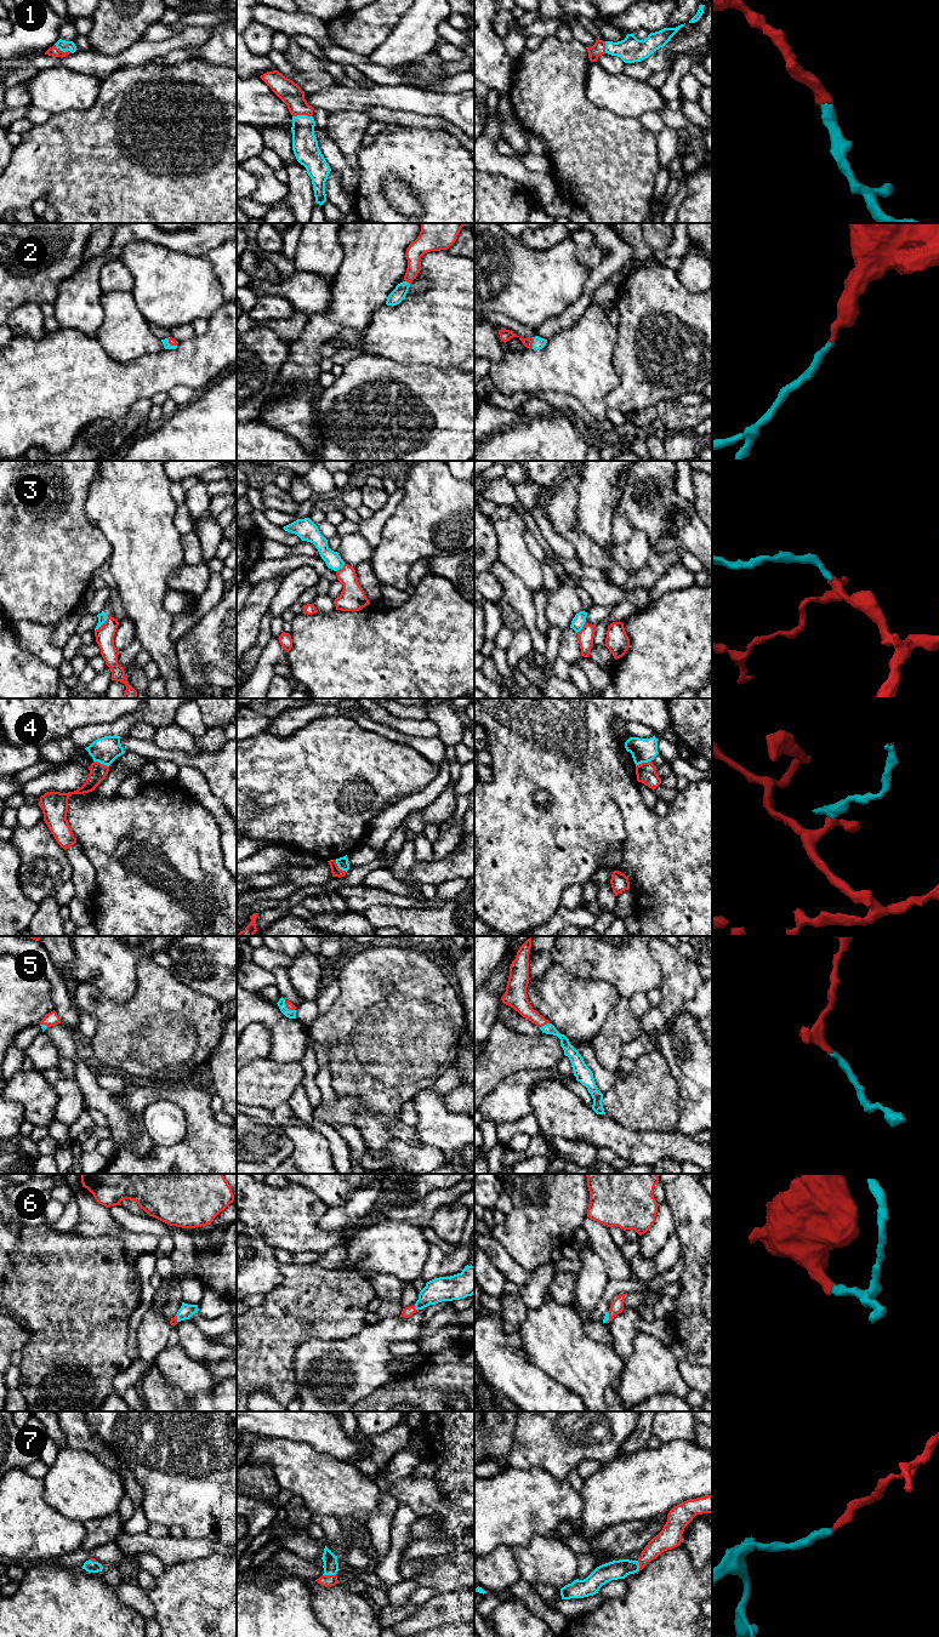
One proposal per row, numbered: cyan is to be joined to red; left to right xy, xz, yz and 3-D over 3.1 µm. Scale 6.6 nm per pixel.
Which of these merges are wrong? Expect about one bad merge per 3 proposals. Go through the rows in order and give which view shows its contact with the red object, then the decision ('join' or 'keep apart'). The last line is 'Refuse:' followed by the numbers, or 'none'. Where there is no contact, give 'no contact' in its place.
1: xz | join
2: yz | join
3: xy | keep apart
4: xz | keep apart
5: yz | join
6: xz | join
7: xz | join
Refuse: 3, 4

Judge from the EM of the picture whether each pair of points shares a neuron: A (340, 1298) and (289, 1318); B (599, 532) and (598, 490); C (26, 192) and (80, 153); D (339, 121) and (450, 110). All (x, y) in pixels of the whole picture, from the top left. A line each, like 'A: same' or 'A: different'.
A: same
B: same
C: same
D: different

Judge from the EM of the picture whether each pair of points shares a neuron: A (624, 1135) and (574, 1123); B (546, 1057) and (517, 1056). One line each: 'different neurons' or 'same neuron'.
A: same neuron
B: same neuron

